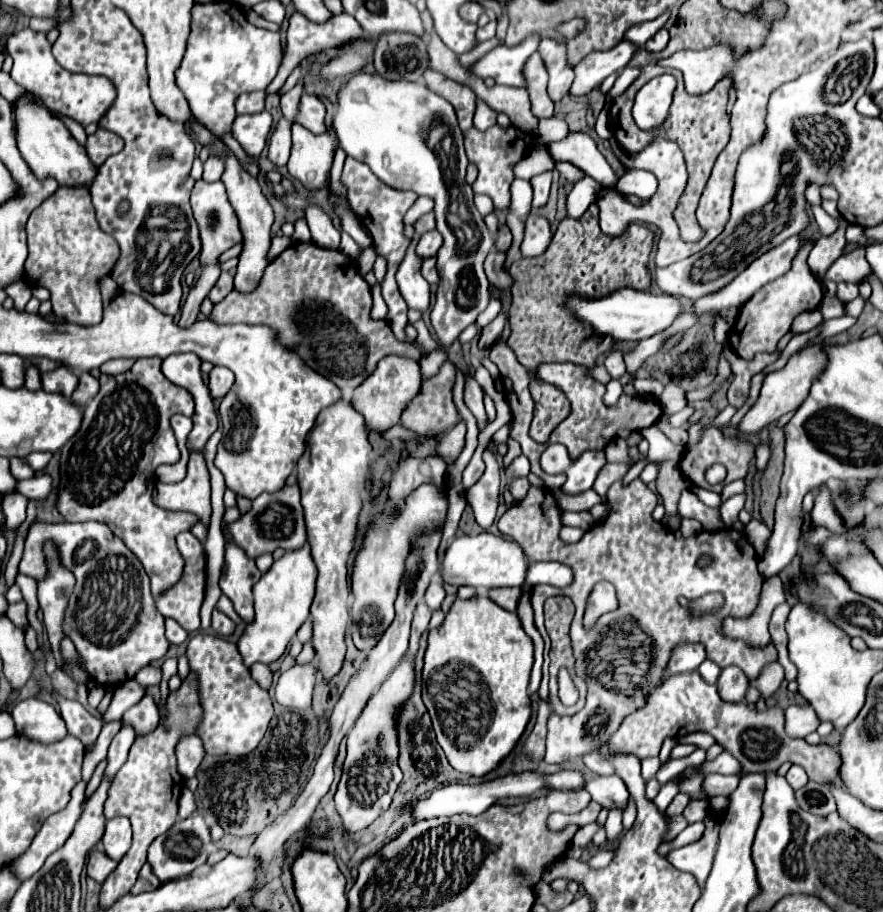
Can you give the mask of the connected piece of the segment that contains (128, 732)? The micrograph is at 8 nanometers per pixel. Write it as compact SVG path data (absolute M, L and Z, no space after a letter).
M125 724L125 726L117 732L117 736L113 738L113 742L111 742L111 746L109 746L109 754L107 754L109 764L107 764L105 774L111 774L111 778L117 774L117 770L119 770L119 768L125 764L125 760L127 760L127 754L129 754L129 748L131 748L133 740L135 740L135 730L133 730L133 726L127 726L127 724Z

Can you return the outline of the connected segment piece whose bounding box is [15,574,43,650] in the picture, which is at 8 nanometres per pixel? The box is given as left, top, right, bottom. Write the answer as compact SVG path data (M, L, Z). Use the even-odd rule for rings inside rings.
M17 574L17 580L15 580L15 584L21 588L21 592L23 592L23 598L25 598L25 602L27 602L27 606L29 606L29 624L33 626L33 628L37 628L39 630L39 648L43 650L43 624L41 624L41 620L37 620L35 618L35 612L37 612L37 608L39 608L39 604L37 604L37 598L35 598L35 580L33 578L29 578L29 576L23 576L23 574Z

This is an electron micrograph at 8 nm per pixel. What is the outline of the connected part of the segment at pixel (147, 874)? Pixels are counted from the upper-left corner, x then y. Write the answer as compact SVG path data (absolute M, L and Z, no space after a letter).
M145 864L143 868L141 868L141 872L139 872L139 878L137 878L137 882L135 882L135 886L131 888L131 894L141 894L141 892L149 892L149 890L155 890L155 888L159 888L159 880L155 878L155 874L151 872L151 866L149 864Z

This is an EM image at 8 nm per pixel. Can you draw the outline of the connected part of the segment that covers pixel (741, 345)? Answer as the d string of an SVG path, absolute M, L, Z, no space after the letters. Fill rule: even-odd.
M803 246L803 250L799 250L799 254L795 256L791 270L787 274L779 276L777 280L769 282L767 286L763 286L759 292L755 292L755 296L741 308L741 316L731 332L731 346L743 360L751 360L757 352L775 352L777 342L783 338L783 334L787 334L791 330L793 318L799 316L801 312L815 310L819 306L819 302L823 300L821 282L807 264L809 250L811 250L811 246ZM741 322L743 322L743 330L741 330L741 338L739 338Z

